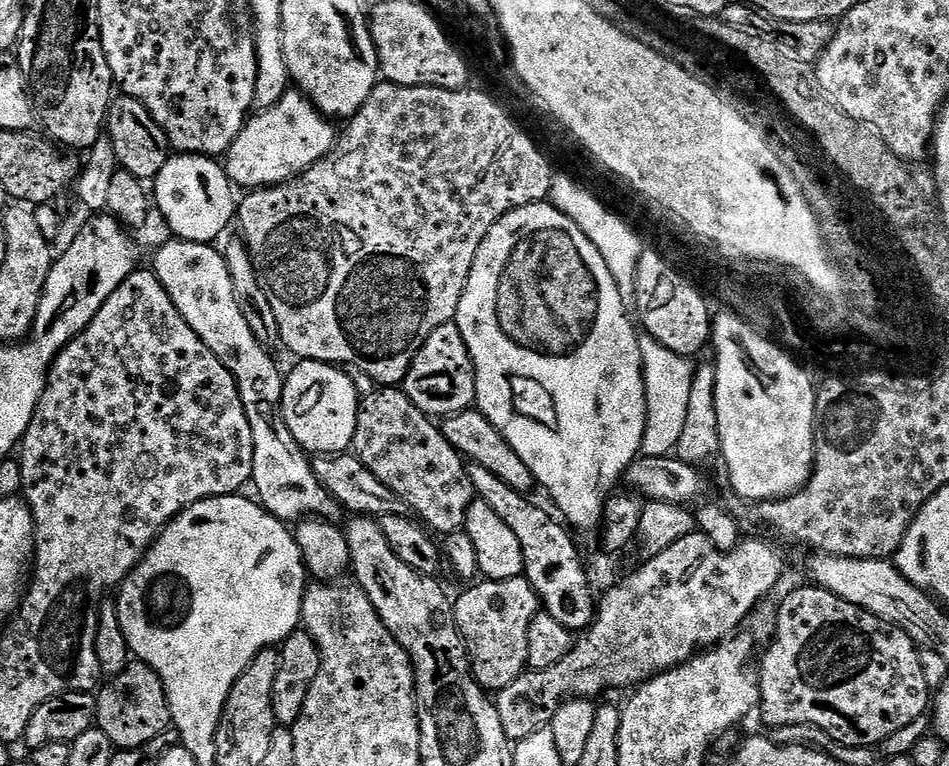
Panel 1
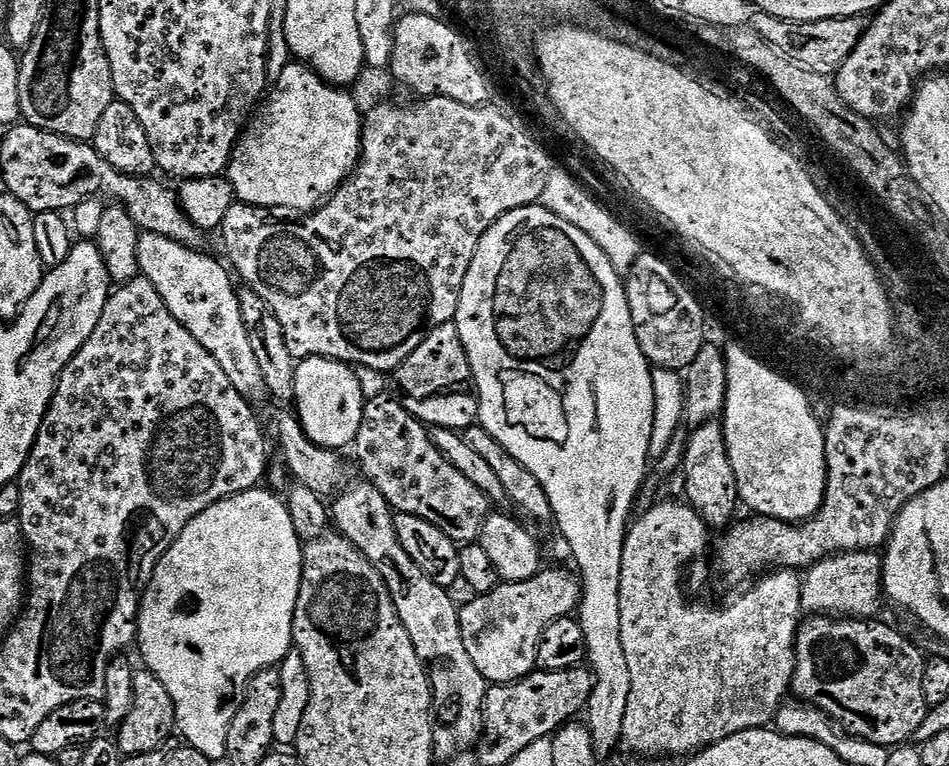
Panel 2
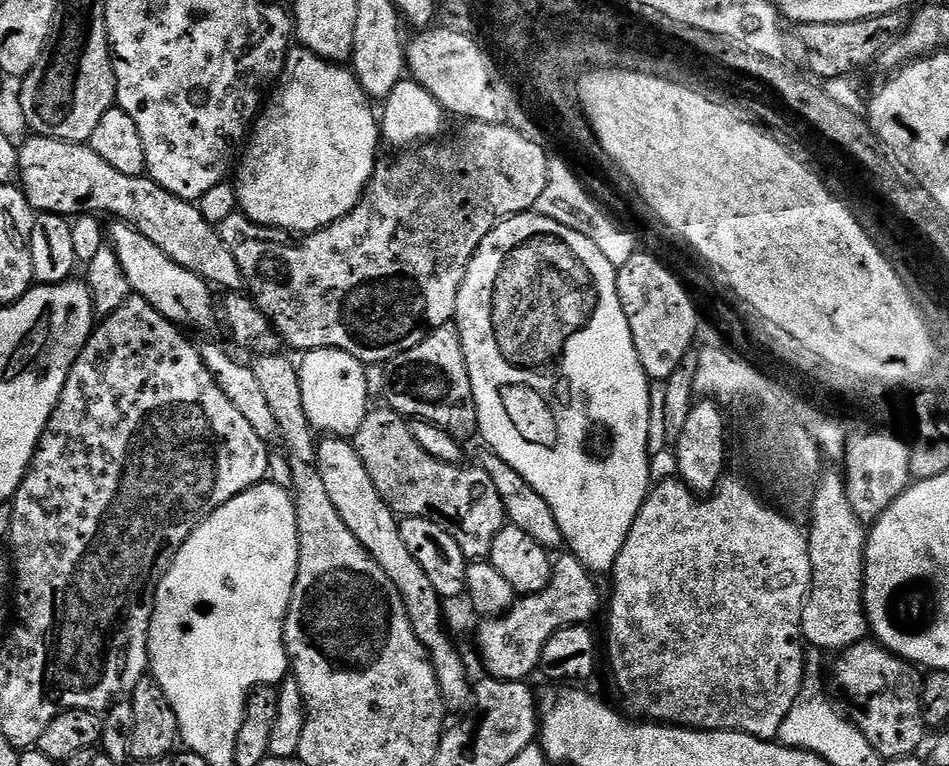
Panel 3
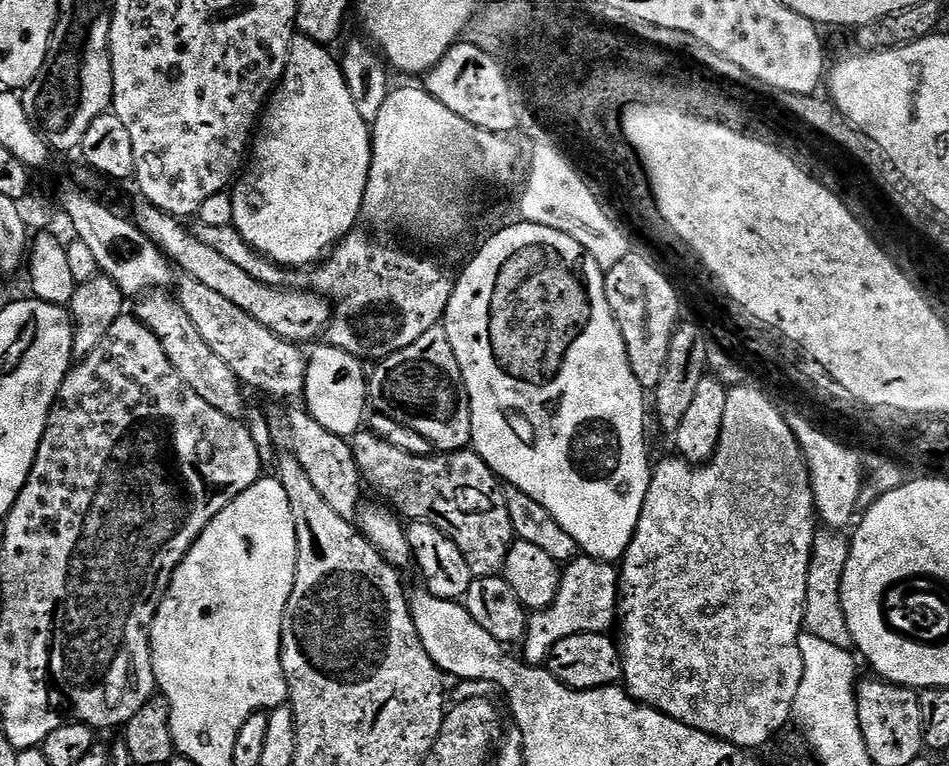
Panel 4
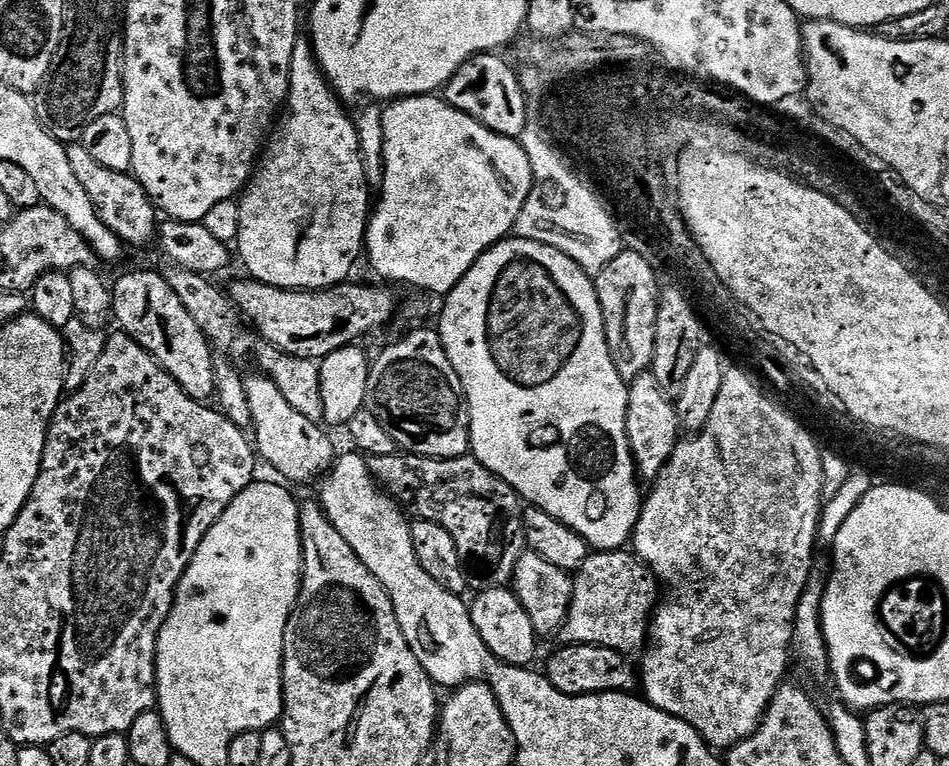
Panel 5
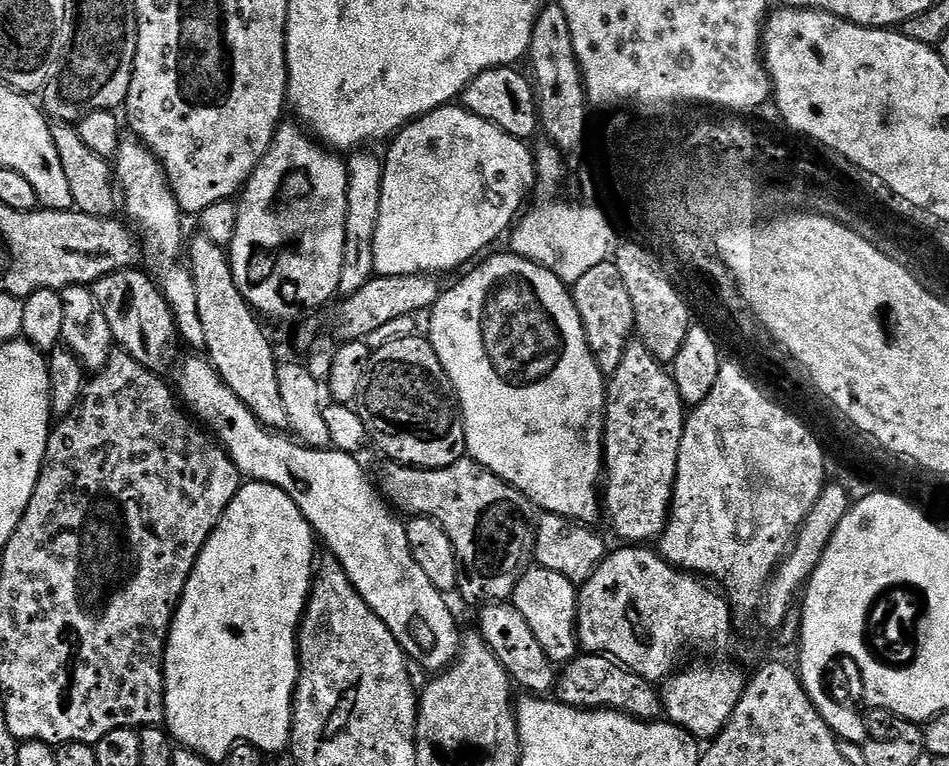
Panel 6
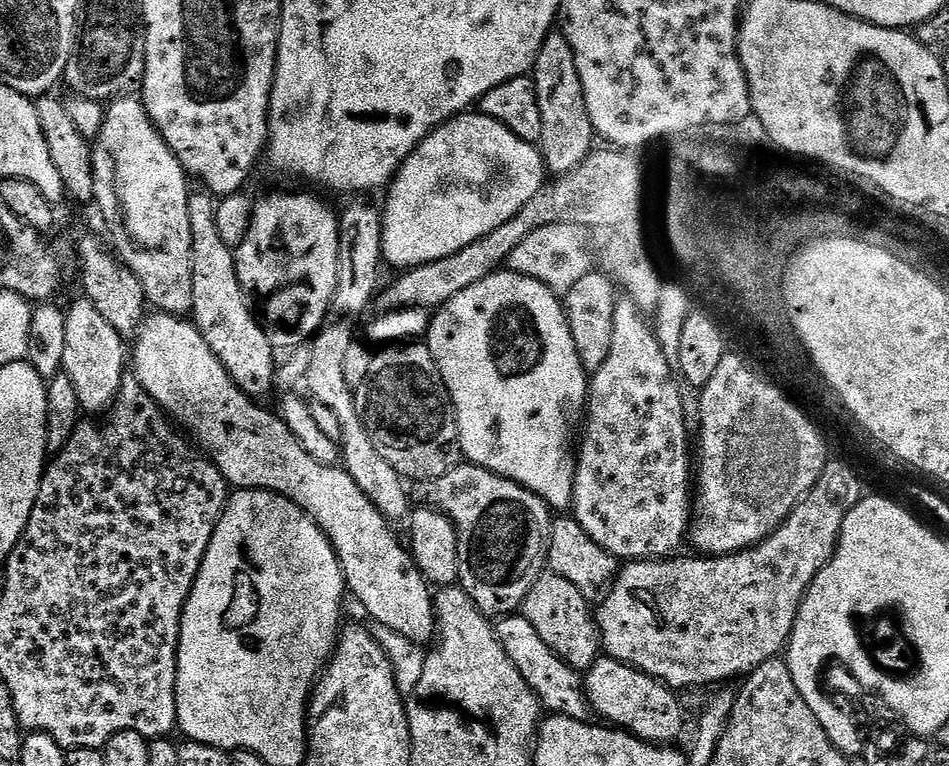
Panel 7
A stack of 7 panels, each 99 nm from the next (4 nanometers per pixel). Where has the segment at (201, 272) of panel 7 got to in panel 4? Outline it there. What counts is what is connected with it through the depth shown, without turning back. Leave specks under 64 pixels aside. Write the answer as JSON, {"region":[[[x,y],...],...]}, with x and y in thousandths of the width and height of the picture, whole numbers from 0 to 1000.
{"region":[[[323,535],[305,540],[303,574],[308,578],[307,594],[314,598],[318,614],[322,614],[322,620],[327,629],[331,629],[335,645],[344,650],[344,661],[351,663],[355,671],[360,671],[360,676],[374,680],[381,657],[381,623],[373,603],[370,578],[356,567],[348,567],[348,561],[336,554]]]}

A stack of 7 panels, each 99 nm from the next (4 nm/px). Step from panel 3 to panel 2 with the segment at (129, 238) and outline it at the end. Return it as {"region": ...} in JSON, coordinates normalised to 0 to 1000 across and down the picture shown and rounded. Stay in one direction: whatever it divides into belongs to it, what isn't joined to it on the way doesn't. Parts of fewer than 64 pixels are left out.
{"region":[[[161,303],[149,307],[143,337],[151,364],[158,367],[162,379],[166,379],[175,405],[179,405],[185,419],[204,436],[207,445],[221,461],[226,473],[238,483],[238,493],[242,493],[247,509],[266,525],[279,521],[276,483],[272,483],[272,470],[268,467],[261,432],[255,420],[253,388],[250,377],[244,377],[246,362],[241,351],[218,334],[215,326],[197,324]]]}

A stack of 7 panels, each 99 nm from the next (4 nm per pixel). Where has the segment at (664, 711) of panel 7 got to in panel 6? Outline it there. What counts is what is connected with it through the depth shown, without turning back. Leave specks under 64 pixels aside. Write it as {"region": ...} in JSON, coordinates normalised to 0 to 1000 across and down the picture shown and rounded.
{"region":[[[608,854],[589,873],[584,903],[589,918],[603,924],[659,930],[661,935],[684,943],[690,941],[698,930],[698,909],[688,889],[668,880],[652,862],[635,854]]]}

